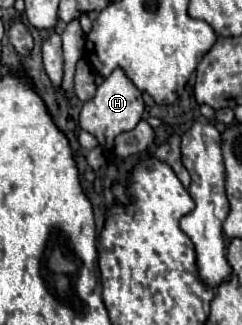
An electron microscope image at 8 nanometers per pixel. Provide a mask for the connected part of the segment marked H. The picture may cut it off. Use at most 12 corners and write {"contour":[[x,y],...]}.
{"contour":[[114,70],[80,112],[80,128],[112,148],[142,118],[140,90]]}

